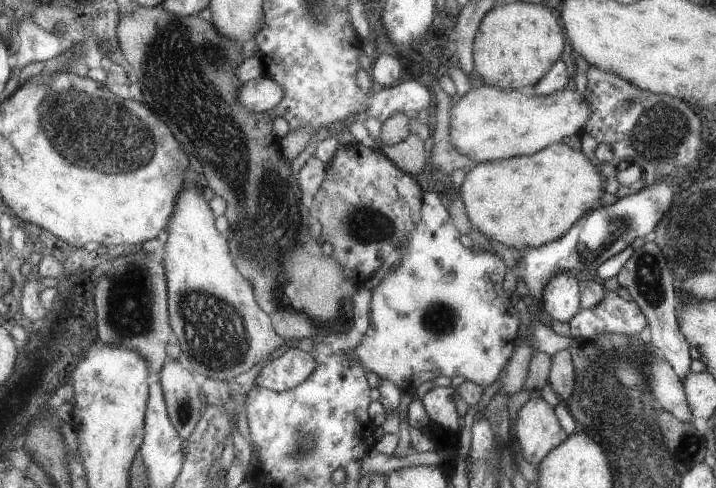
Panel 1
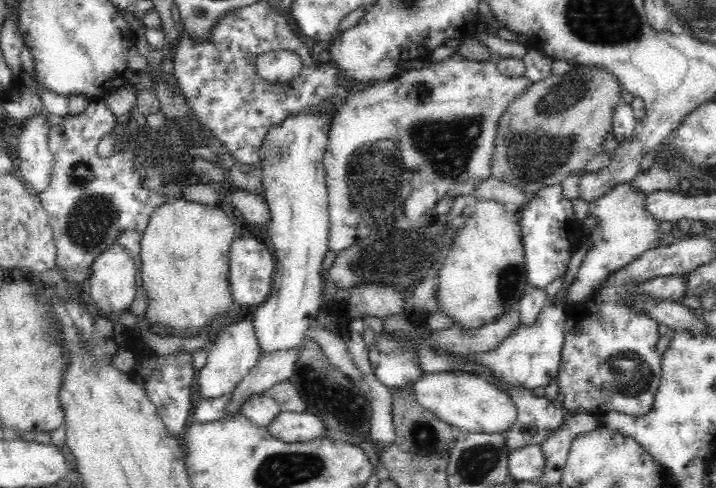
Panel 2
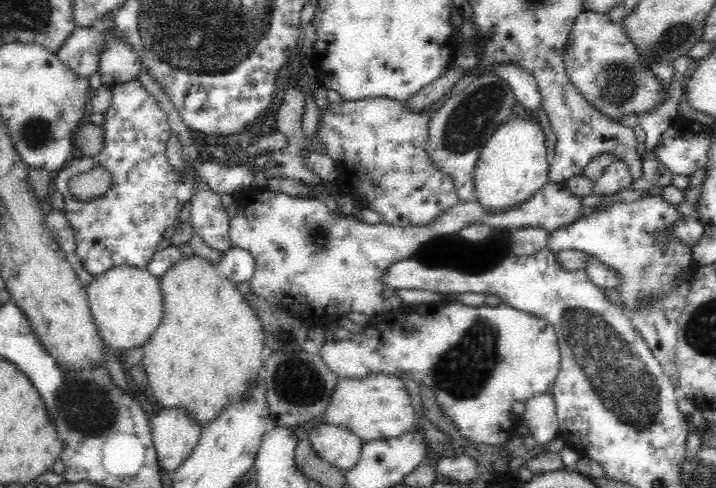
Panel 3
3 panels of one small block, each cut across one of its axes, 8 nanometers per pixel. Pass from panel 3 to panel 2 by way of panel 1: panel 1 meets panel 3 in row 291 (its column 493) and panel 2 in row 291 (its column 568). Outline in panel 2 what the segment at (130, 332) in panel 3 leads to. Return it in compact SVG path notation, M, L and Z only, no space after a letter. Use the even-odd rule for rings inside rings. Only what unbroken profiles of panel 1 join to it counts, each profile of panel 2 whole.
M116 242L94 259L88 278L88 296L95 302L94 306L99 308L98 314L107 317L122 310L128 311L137 295L138 259L130 255L122 244Z

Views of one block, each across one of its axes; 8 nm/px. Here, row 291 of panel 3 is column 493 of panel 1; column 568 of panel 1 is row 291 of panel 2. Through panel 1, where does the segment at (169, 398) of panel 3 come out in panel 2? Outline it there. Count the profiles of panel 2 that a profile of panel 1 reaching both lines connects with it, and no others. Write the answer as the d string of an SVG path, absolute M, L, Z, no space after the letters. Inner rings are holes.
M183 198L164 202L150 214L146 228L140 233L138 281L150 298L145 319L166 324L170 330L204 330L210 320L226 310L234 308L228 282L228 262L232 242L236 238L236 226L218 206L190 202Z

